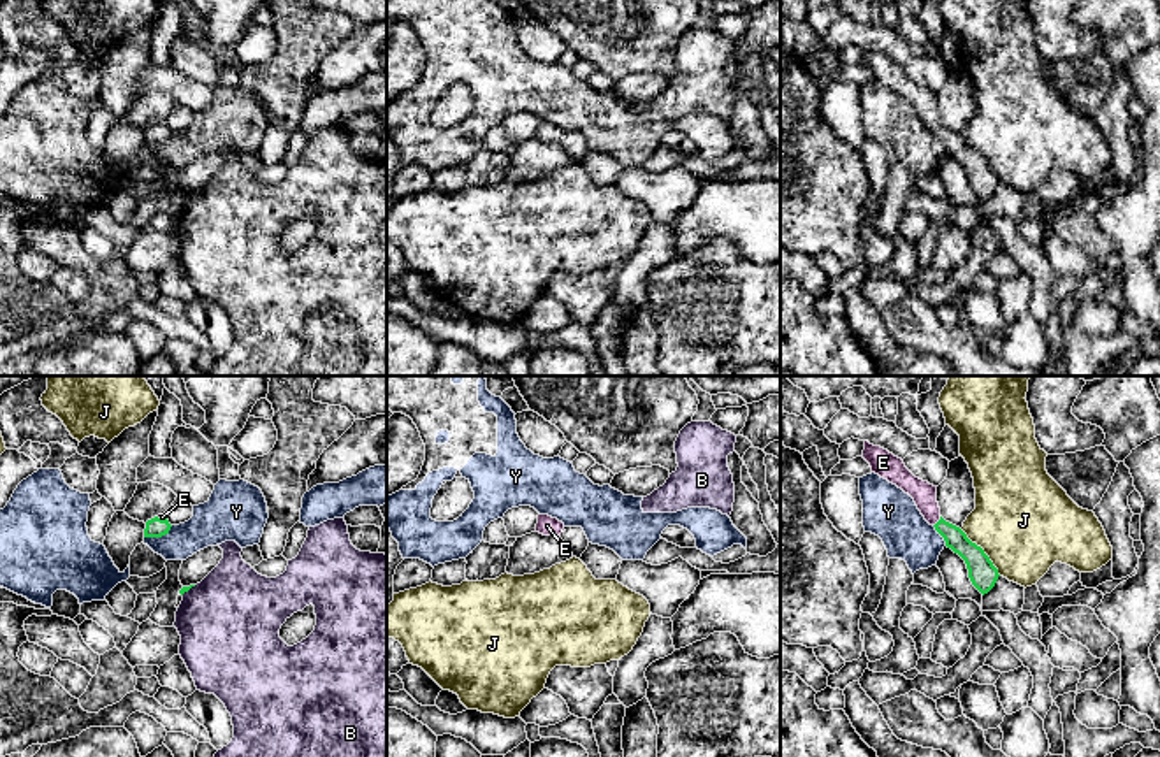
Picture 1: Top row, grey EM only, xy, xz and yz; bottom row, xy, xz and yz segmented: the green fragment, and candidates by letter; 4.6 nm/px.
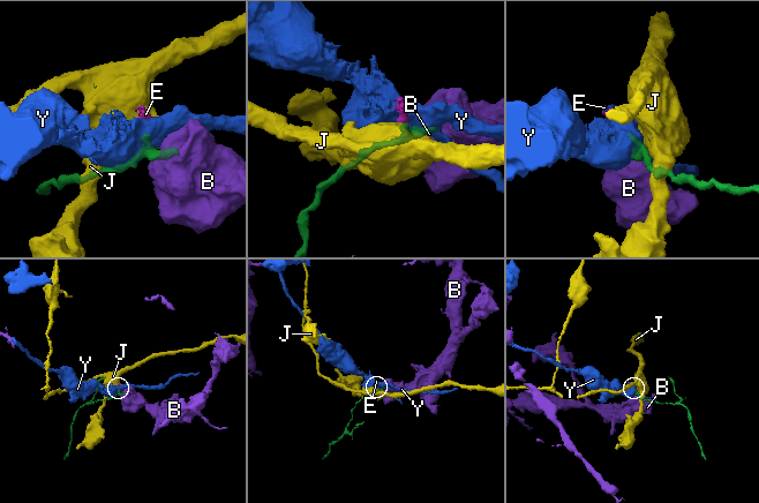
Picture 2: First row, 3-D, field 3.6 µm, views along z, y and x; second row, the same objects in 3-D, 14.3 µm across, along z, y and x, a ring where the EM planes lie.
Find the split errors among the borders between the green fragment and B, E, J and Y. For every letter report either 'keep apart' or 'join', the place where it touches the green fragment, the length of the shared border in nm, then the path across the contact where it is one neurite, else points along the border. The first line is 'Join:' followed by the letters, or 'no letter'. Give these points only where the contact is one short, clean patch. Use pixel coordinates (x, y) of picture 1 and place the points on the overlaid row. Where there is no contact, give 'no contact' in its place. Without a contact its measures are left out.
Join: E
B: keep apart; meets green in xy at (188, 589); contact 80 nm long; border along xy (195, 585), (181, 594)
E: join; meets green in yz at (937, 522); contact 60 nm long; runs through yz (976, 559), (937, 522), (925, 496)
J: keep apart; meets green in yz at (983, 552); contact 280 nm long
Y: keep apart; meets green in xy at (159, 536); contact 150 nm long; border along xy (173, 526), (160, 536), (144, 538)

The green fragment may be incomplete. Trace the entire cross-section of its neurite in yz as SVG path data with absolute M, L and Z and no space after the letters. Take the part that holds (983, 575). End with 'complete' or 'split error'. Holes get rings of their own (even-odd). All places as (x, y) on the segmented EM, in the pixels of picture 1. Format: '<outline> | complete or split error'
M865 441L861 457L870 464L872 472L896 485L914 499L924 520L944 537L946 546L965 560L972 585L982 595L988 594L1000 576L998 569L993 566L984 550L972 543L960 527L940 516L937 487L916 478L905 467L902 458L881 446L870 444L868 441Z | split error

